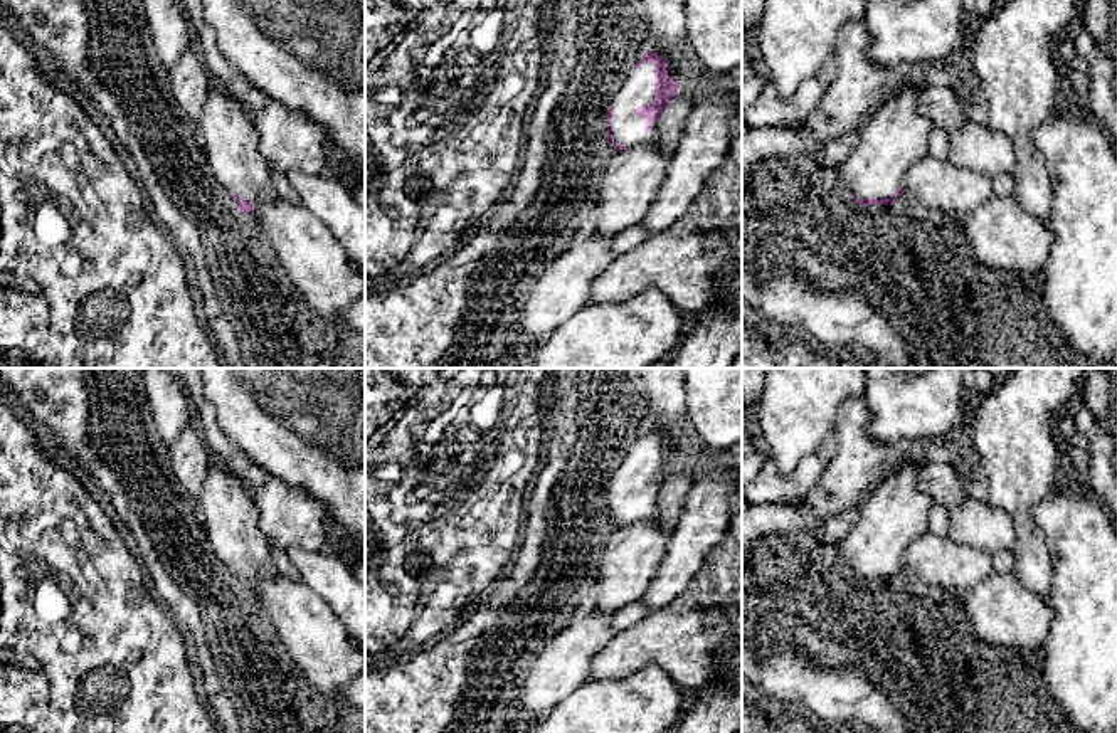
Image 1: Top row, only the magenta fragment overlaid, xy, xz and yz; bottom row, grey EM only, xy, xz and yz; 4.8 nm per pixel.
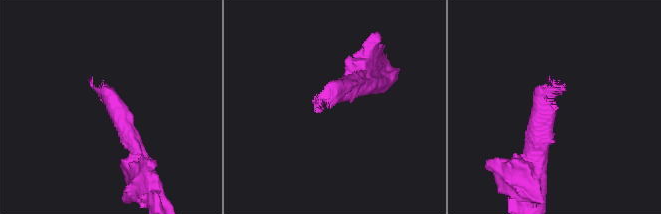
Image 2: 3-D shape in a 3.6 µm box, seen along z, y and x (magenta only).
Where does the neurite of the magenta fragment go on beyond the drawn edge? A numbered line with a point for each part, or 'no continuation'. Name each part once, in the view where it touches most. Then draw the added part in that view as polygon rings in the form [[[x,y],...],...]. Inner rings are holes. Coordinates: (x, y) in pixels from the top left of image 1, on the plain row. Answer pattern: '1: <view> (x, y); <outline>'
1: xz (638, 466); [[[644,439],[633,446],[621,466],[614,471],[609,488],[609,511],[624,526],[639,521],[656,521],[658,499],[649,498],[649,508],[644,508],[644,496],[634,491],[638,483],[654,479],[654,440]]]

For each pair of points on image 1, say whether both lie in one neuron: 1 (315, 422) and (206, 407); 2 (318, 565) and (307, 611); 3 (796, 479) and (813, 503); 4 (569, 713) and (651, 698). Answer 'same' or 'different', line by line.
1: different
2: different
3: different
4: same

